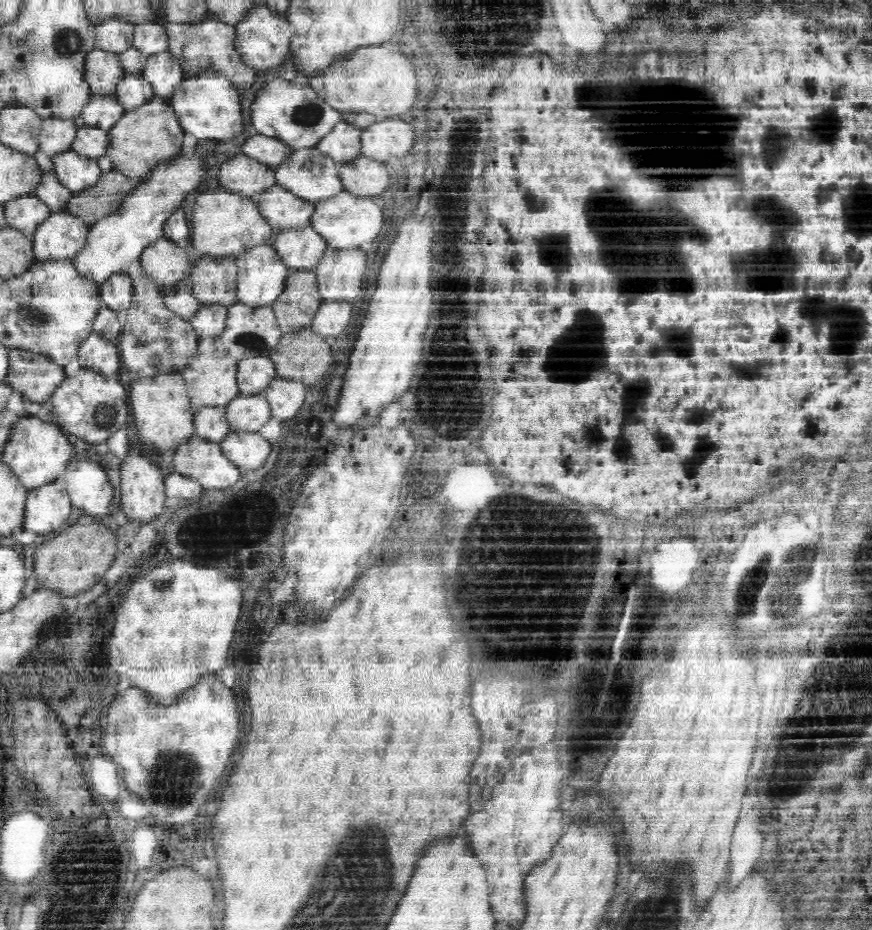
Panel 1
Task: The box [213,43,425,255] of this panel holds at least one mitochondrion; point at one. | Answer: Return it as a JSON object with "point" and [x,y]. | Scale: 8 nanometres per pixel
{"point":[307,114]}

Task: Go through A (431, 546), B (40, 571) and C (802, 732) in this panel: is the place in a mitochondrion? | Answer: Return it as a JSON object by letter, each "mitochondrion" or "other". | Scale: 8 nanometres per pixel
{"A":"other","B":"other","C":"mitochondrion"}

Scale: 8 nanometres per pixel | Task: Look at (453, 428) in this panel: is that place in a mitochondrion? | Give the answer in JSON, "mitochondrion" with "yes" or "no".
{"mitochondrion":"yes"}

